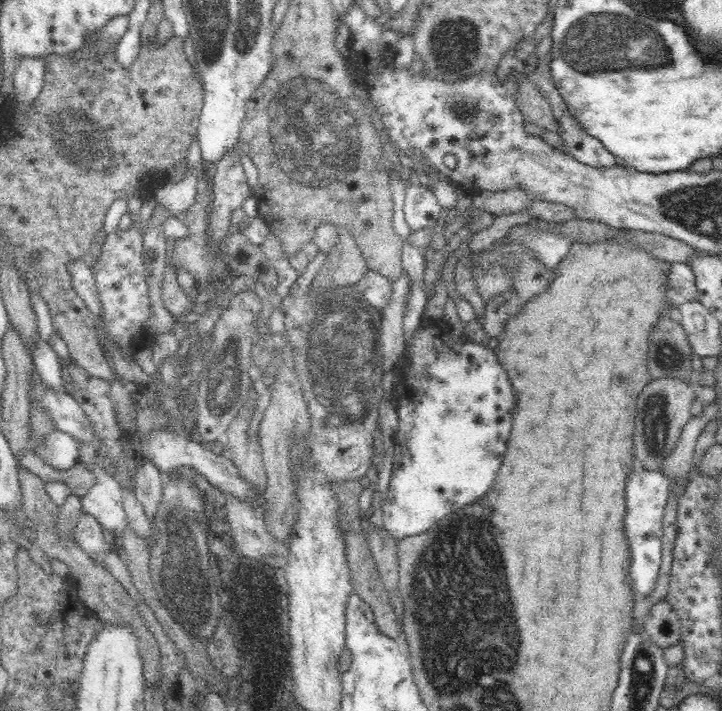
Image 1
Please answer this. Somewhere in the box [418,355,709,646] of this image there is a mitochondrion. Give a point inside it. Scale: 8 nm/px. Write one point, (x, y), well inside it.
(656, 420)

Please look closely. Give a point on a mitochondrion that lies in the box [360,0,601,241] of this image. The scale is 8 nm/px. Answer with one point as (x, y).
(454, 47)

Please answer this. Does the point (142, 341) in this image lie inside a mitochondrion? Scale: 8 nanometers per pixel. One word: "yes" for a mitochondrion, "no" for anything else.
no

